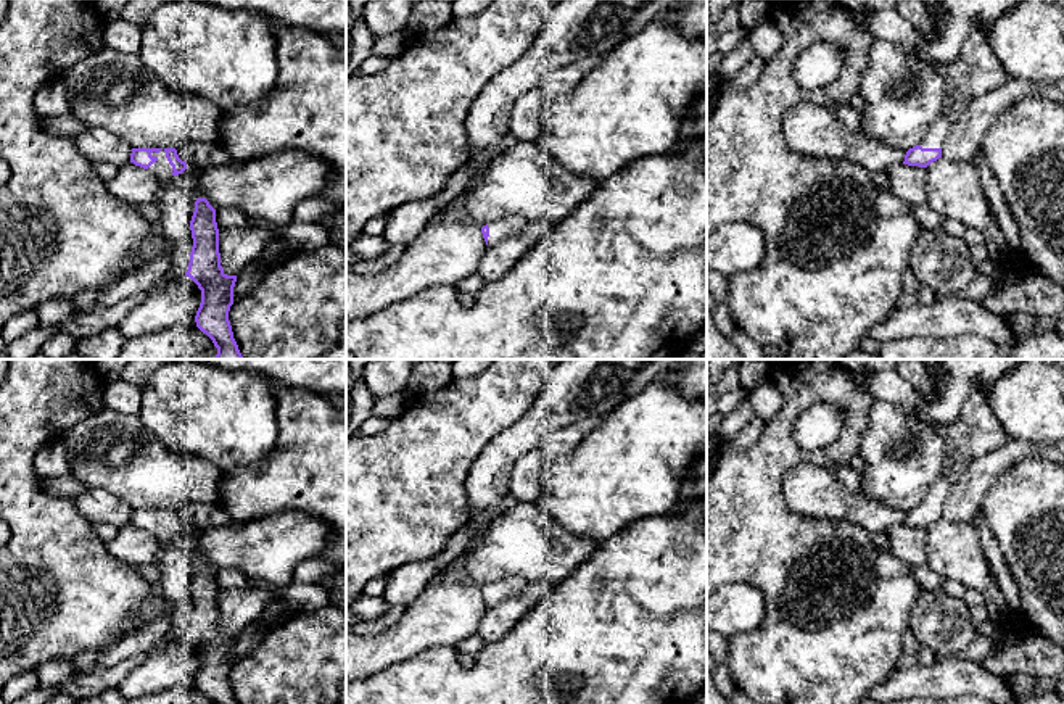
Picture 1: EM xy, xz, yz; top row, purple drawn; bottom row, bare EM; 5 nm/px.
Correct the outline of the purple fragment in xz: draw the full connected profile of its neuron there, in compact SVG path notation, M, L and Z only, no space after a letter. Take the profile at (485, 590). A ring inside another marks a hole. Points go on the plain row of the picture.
M504 578L481 588L486 606L494 606L501 601L520 596L528 590L530 583L523 578Z

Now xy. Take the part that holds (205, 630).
M196 559L190 591L193 607L185 636L201 651L196 688L212 704L237 704L229 681L237 636L227 636L221 627L216 570L206 559Z

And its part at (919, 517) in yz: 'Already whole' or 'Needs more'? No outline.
Needs more

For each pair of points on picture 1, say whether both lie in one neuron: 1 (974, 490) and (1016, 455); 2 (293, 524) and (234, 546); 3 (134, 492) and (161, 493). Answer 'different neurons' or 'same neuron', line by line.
1: same neuron
2: same neuron
3: same neuron

